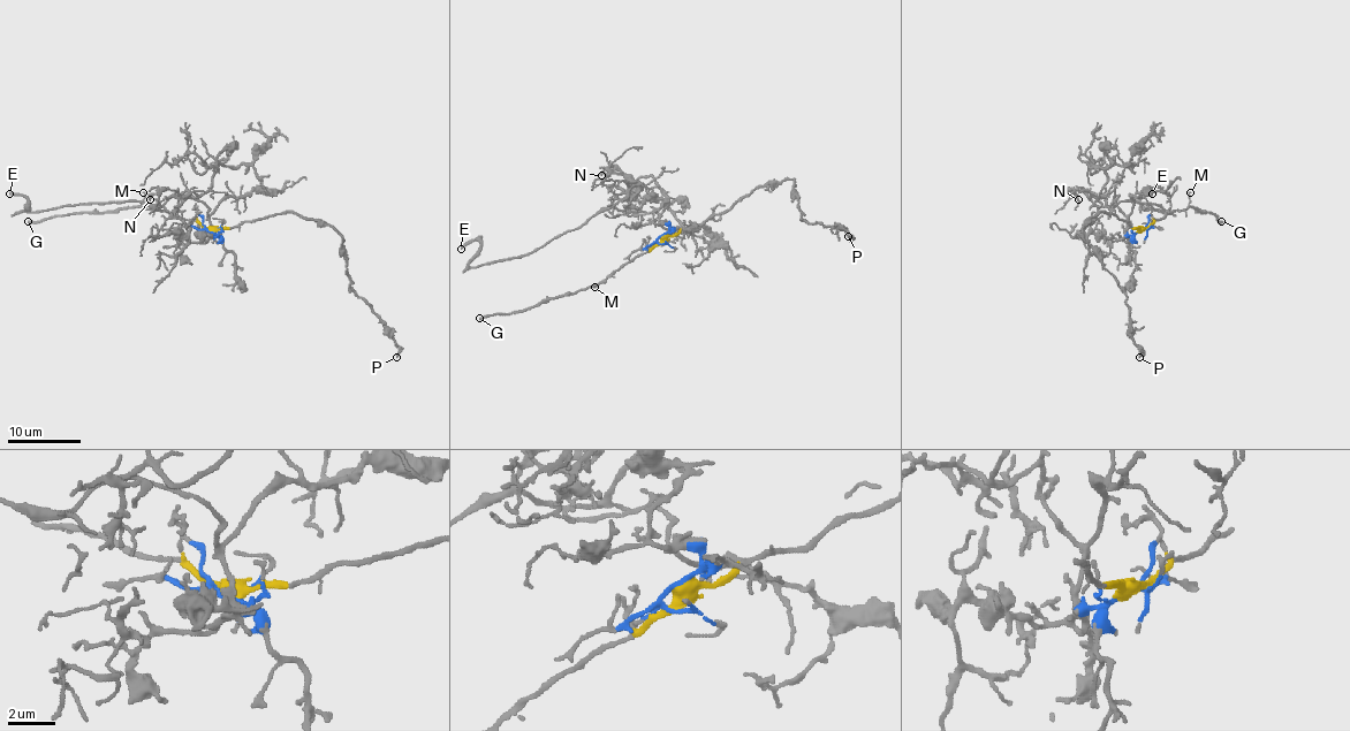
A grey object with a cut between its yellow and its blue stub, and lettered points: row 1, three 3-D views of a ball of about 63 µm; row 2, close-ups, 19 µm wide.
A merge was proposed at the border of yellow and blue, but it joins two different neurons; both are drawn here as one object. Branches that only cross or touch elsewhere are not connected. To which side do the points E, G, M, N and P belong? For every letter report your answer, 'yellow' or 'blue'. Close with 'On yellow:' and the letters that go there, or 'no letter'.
E: blue
G: yellow
M: yellow
N: blue
P: yellow
On yellow: G, M, P

